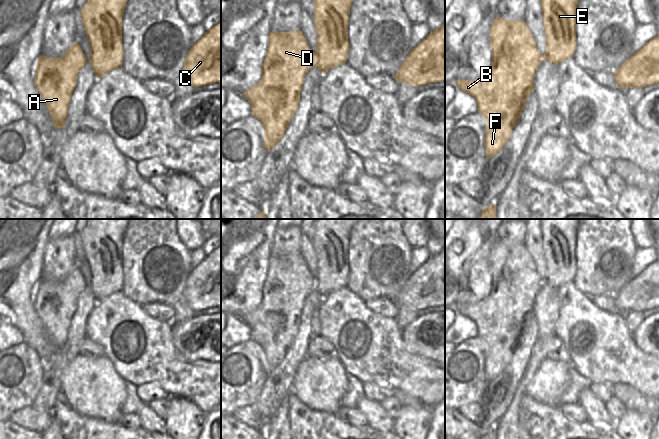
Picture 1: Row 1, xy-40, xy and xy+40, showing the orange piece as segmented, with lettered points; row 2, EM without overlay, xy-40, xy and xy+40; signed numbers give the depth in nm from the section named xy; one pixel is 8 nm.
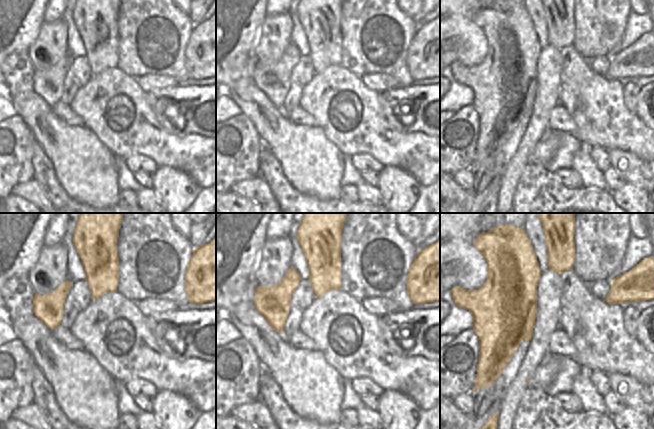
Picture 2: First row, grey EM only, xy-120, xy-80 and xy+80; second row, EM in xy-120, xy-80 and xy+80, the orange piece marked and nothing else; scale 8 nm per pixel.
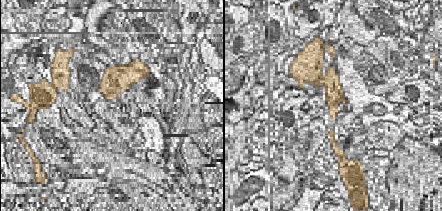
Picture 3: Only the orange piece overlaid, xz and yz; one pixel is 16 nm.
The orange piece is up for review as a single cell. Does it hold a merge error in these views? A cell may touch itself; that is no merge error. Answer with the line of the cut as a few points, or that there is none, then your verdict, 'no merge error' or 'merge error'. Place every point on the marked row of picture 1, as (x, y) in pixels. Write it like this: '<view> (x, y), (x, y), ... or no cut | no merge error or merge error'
no cut | no merge error

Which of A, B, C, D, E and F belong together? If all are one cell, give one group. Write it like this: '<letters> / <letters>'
A B C D E F

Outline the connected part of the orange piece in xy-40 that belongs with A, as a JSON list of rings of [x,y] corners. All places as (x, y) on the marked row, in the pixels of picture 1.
[[[75,42],[59,58],[40,56],[36,63],[34,85],[46,103],[54,122],[54,130],[63,128],[68,115],[68,105],[76,87],[78,73],[87,59]]]

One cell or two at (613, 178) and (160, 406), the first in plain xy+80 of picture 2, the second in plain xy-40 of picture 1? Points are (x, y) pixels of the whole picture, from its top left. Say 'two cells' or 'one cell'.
one cell

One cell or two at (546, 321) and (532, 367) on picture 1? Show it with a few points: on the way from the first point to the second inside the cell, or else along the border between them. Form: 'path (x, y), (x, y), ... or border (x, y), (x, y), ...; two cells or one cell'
path (544, 332), (540, 340), (538, 356); one cell

